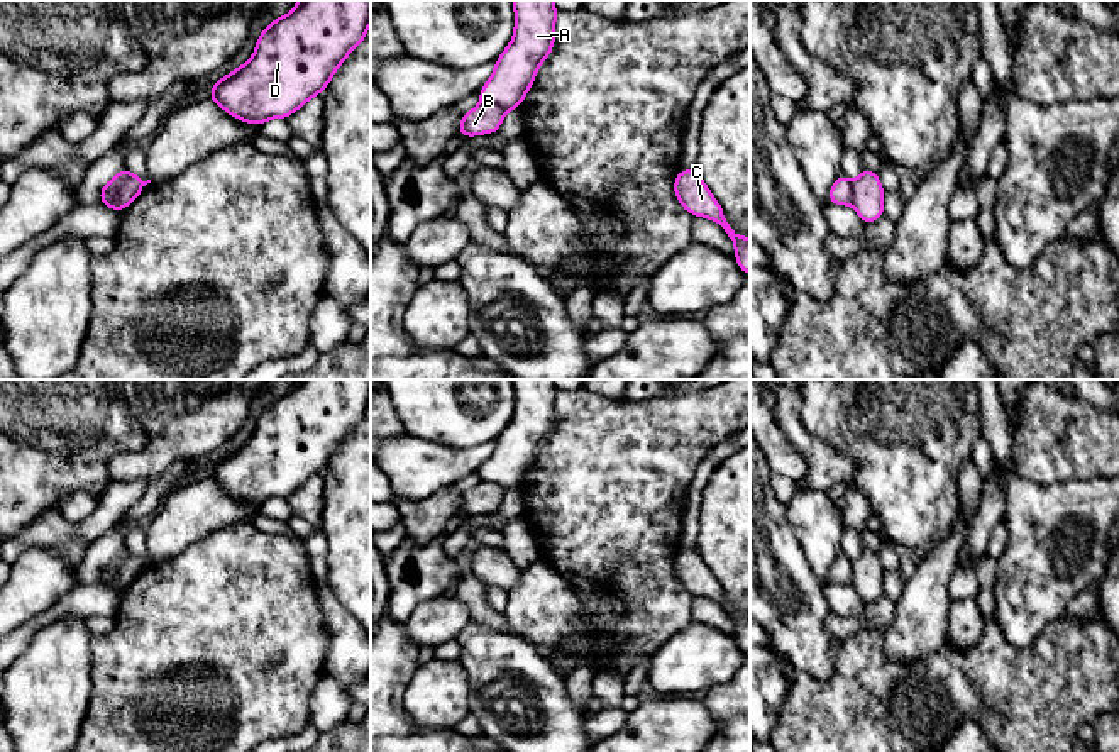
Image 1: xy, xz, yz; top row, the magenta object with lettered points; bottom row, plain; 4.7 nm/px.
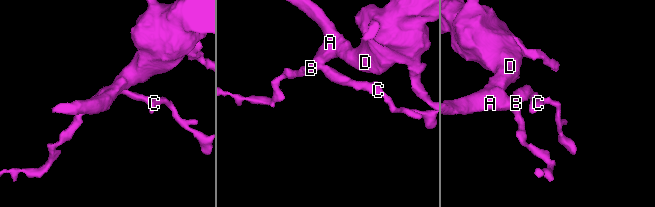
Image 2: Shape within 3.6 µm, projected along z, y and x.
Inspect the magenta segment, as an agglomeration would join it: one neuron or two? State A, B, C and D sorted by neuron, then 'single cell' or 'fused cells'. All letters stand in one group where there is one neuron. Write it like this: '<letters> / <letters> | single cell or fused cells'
A D / B C | fused cells

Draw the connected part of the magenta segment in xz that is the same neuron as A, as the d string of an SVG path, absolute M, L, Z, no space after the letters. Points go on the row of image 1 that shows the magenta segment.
M511 0L515 32L508 47L494 61L494 73L479 97L506 112L520 108L530 91L538 66L550 56L555 42L557 8L554 0Z

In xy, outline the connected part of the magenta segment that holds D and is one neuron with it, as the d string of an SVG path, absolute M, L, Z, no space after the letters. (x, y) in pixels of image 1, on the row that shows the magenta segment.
M298 0L295 10L261 32L252 58L213 81L208 98L229 115L252 125L288 119L315 95L322 95L333 73L366 39L371 0Z

